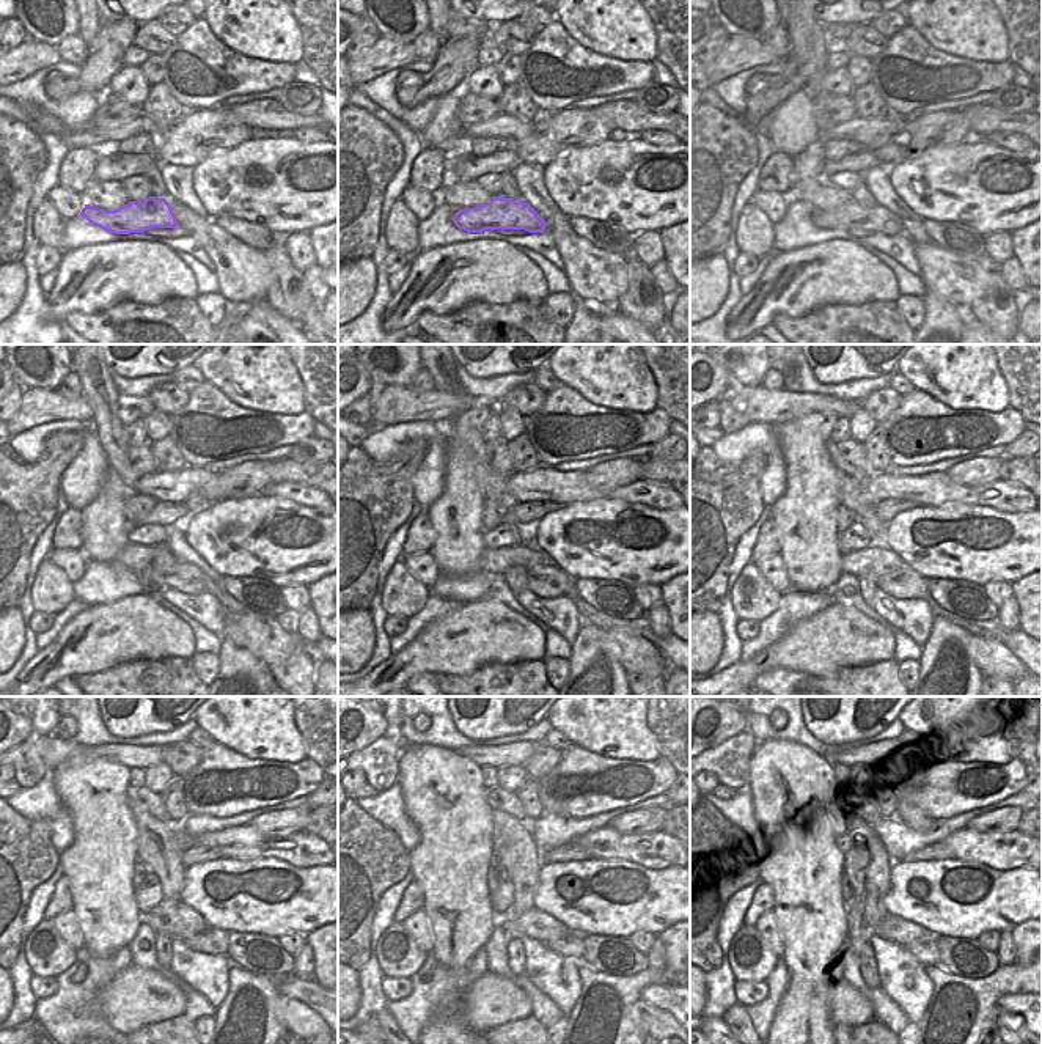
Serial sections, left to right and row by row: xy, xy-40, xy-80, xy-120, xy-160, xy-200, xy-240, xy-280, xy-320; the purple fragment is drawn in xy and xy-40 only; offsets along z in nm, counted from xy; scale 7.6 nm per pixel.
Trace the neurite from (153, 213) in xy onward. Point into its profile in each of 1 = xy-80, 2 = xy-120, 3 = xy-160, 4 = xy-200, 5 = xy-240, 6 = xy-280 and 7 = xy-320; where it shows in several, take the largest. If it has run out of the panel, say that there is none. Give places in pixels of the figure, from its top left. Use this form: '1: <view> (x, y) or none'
1: xy-80 (852, 216)
2: xy-120 (186, 577)
3: xy-160 (550, 582)
4: xy-200 (904, 582)
5: xy-240 (214, 942)
6: xy-280 (571, 945)
7: xy-320 (924, 950)

